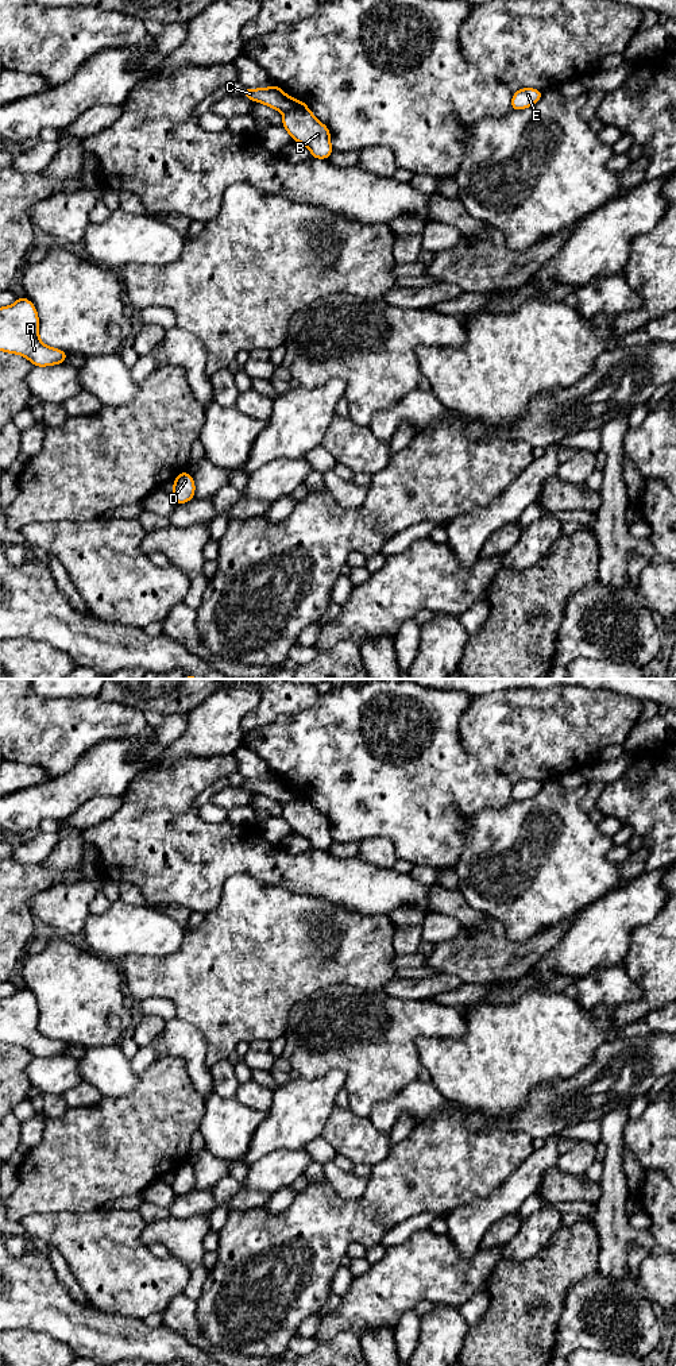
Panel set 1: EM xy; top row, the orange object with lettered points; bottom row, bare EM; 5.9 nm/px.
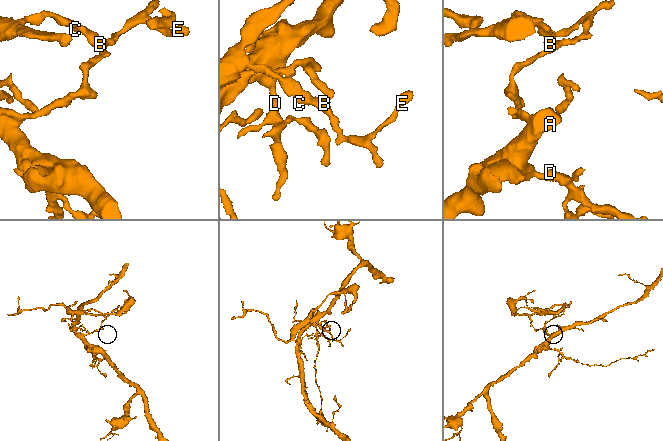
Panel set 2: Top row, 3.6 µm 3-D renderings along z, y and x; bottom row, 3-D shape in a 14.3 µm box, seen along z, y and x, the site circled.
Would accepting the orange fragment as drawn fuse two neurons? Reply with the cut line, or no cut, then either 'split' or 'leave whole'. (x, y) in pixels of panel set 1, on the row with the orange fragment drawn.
cut in xy along (296, 100), (284, 114); split

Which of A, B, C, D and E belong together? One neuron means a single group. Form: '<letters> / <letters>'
A B D E / C

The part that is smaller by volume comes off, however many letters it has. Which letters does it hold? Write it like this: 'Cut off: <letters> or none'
Cut off: C

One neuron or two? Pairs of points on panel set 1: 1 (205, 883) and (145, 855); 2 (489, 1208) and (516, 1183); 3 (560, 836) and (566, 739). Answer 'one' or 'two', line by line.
1: one
2: one
3: two

